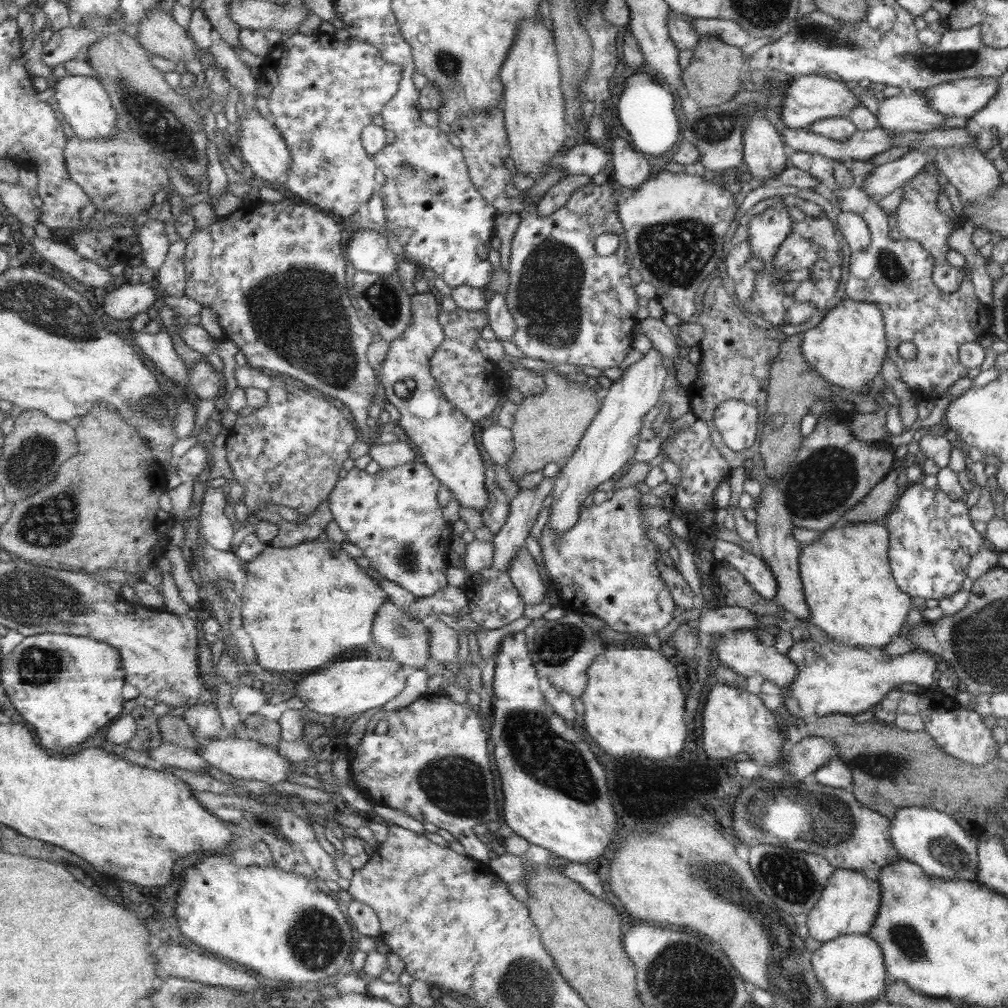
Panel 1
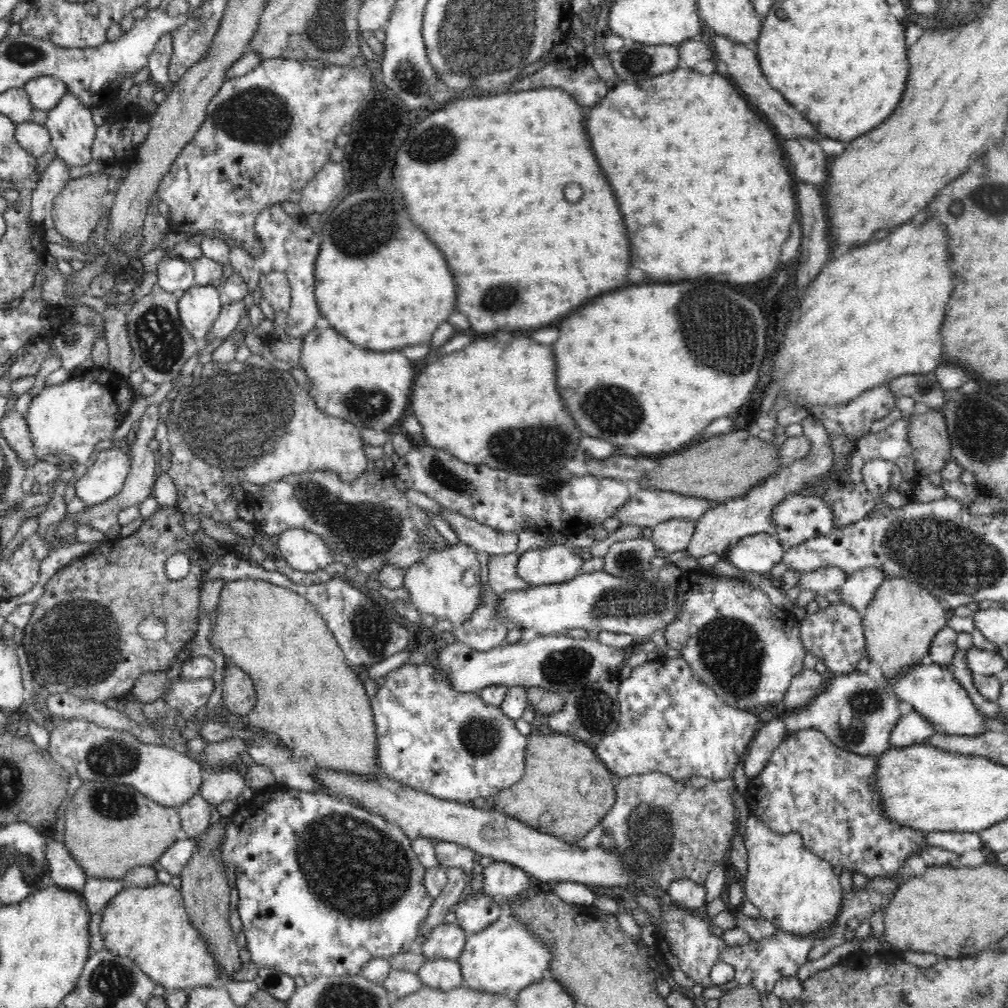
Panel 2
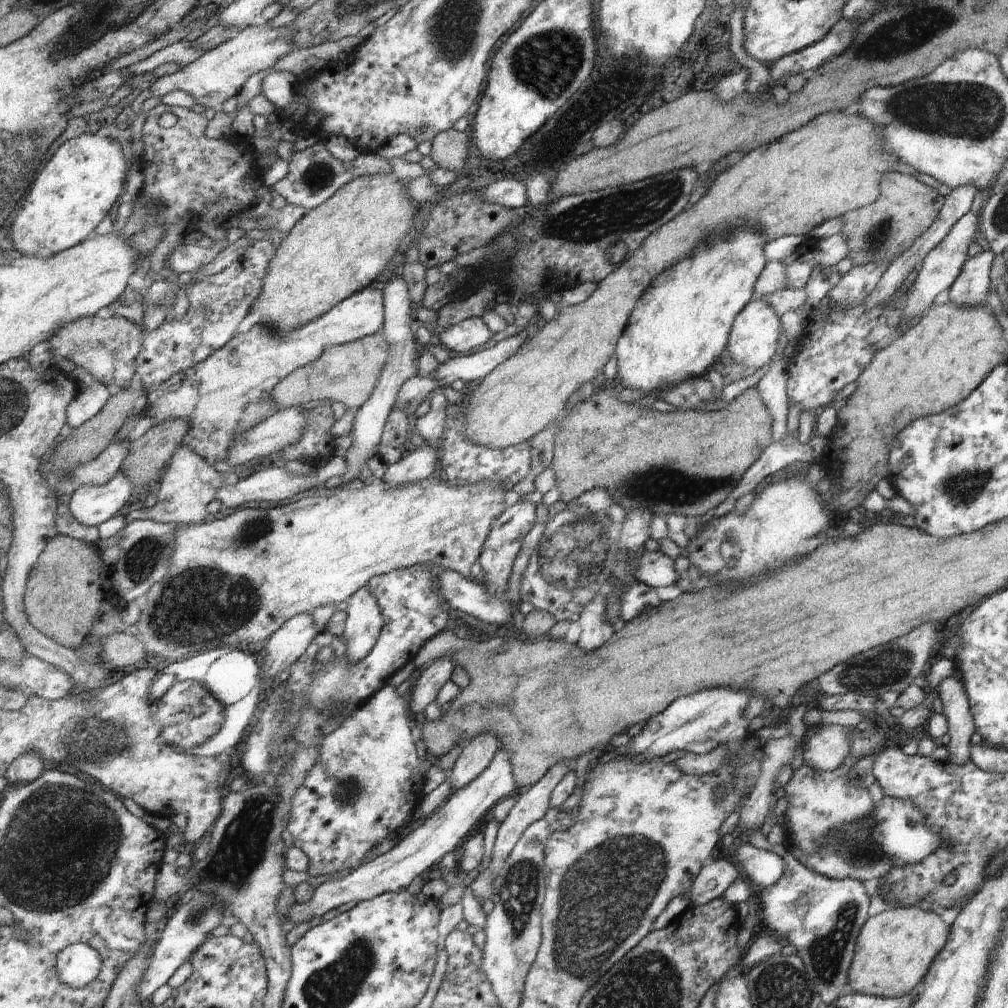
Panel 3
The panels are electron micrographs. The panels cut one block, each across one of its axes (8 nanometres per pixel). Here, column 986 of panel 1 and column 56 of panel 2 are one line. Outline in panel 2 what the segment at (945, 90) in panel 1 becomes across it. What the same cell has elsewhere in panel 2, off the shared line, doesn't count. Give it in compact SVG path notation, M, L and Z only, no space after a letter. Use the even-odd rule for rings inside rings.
M54 76L32 78L23 87L30 99L30 104L38 110L50 110L64 97L67 85Z

